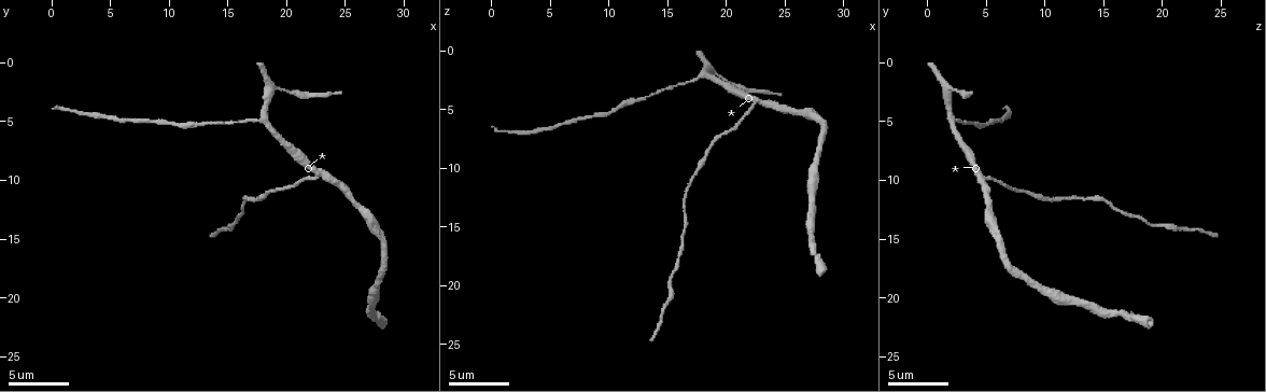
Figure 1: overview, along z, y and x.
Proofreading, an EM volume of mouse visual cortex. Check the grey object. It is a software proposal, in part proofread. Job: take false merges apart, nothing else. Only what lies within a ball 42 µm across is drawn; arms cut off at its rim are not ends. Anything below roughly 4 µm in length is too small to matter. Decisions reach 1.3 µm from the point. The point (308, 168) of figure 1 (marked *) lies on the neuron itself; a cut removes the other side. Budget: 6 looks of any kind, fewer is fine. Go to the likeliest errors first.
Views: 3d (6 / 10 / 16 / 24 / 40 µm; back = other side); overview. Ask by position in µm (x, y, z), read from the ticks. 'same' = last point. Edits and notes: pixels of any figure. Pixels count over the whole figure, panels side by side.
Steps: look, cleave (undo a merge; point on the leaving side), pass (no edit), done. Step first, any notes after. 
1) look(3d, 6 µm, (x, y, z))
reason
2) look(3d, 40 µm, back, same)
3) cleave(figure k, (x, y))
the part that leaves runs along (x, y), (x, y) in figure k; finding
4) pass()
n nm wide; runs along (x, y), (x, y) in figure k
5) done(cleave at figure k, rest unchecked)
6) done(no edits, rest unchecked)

look(3d, 10 µm, (17.6, 4.8, 2.0))
a fork

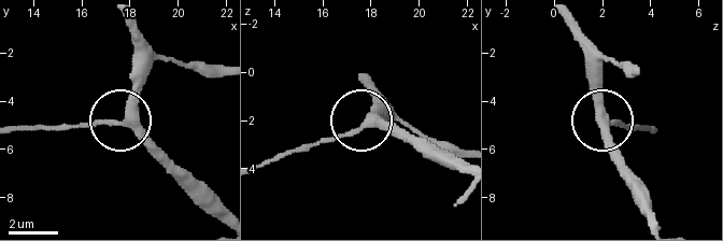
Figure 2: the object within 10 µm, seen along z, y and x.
look(3d, 6 µm, (17.7, 4.8, 2.1))

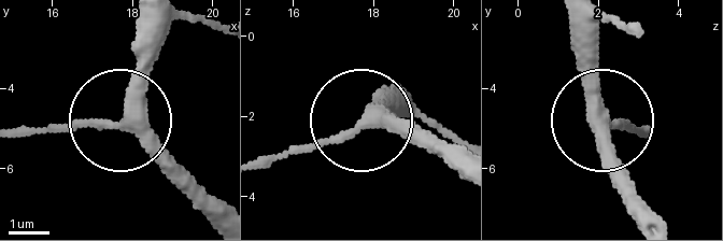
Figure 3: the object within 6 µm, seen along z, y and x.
pass()
3 arms; one neuron here

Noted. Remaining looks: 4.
look(3d, 10 µm, (13.0, 5.0, 4.0))
thick turns thin

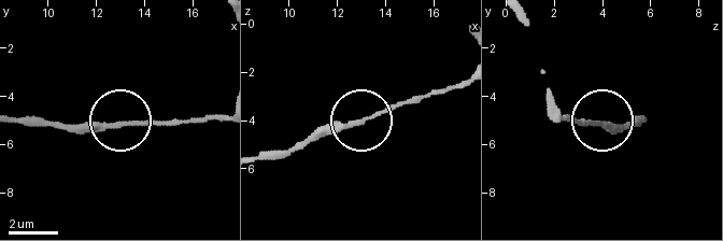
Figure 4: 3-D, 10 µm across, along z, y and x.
pass()
runs along (223, 116), (193, 123), (58, 123) in figure 4; continuous, no second neuron

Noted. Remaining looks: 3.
look(3d, 10 µm, (27.4, 14.0, 5.2))
a narrow waist

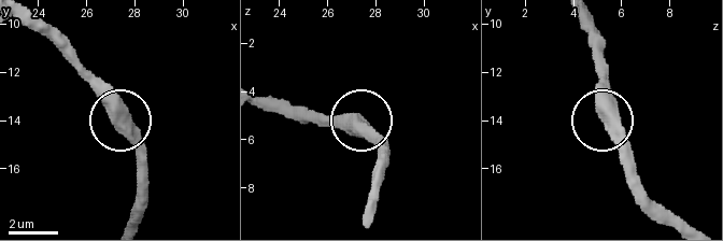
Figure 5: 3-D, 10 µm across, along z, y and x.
pass()
runs along (24, 17), (86, 79), (145, 164) in figure 5; one neuron here

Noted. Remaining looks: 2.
done(no edits, rest unchecked)

